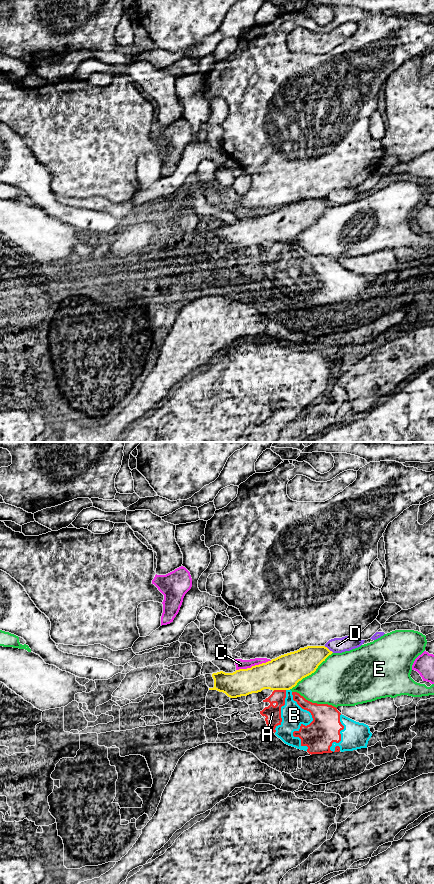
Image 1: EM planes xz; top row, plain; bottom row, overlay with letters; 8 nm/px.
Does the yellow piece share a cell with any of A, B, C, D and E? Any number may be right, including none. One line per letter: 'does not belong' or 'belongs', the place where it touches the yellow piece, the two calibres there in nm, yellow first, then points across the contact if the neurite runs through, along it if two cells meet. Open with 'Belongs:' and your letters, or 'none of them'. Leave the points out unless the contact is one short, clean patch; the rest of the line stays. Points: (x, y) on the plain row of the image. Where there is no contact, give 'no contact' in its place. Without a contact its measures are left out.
Belongs: none of them
A: does not belong; contact xz (279, 241); calibres 280 and 130 nm
B: does not belong; contact xz (288, 241); calibres 280 and 180 nm; border xz (286, 241), (289, 242)
C: does not belong; contact xz (253, 218); calibres 280 and 80 nm
D: does not belong; contact xz (328, 201); calibres 220 and 130 nm
E: does not belong; contact xz (311, 225); calibres 280 and 420 nm

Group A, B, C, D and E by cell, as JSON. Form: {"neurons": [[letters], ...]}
{"neurons": [["A", "B"], ["C"], ["D"], ["E"]]}

